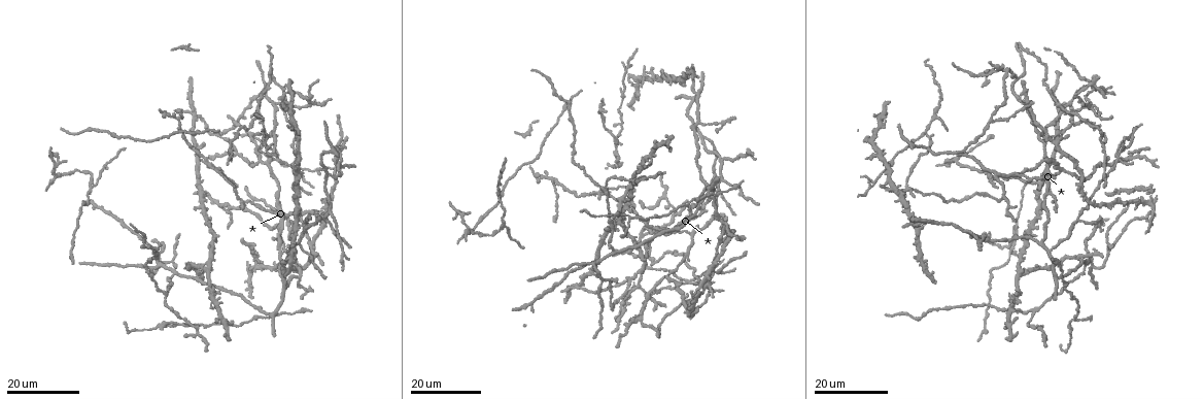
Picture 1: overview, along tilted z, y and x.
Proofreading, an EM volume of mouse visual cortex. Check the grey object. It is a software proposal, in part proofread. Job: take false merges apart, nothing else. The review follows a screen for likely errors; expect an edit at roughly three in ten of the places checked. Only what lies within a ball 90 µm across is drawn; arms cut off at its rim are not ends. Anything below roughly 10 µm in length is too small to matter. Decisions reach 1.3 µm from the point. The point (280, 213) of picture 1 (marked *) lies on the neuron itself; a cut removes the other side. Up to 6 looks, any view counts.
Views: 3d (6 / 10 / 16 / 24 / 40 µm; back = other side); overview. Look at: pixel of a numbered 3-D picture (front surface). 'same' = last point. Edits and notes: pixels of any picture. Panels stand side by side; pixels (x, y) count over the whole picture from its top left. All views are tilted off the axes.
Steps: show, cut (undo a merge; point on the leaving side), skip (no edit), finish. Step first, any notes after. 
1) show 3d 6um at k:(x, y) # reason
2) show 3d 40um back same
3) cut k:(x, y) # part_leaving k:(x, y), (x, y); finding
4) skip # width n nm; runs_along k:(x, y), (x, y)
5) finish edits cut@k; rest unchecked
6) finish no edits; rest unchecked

show 3d 24um at 1:(260, 162) # branch point

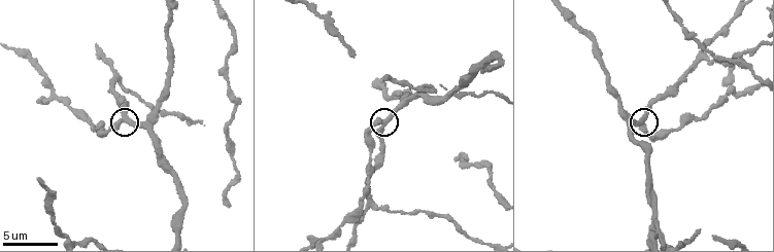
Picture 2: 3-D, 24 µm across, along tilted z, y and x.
show 3d 10um at 2:(123, 120)

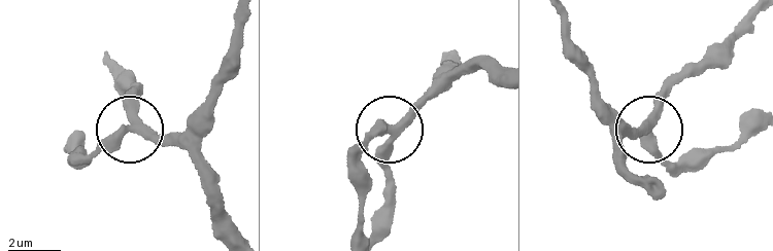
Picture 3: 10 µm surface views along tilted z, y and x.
skip # side_arm 49 um; runs_along 3:(241, 236), (196, 162), (134, 130), (130, 103), (137, 83); continuous, no second neuron

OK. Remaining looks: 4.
show 3d 10um at 2:(120, 79) # three arms meet

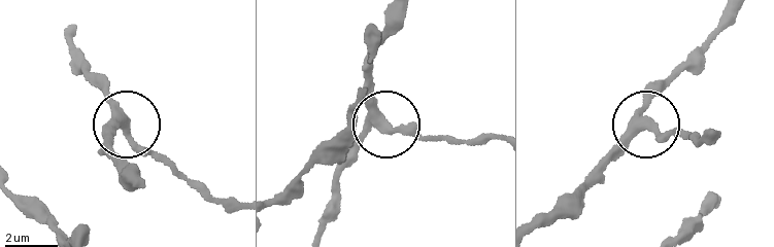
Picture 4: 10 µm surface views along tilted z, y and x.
skip # arms 3; runs_along 4:(536, 224), (641, 124), (648, 83); one neuron here

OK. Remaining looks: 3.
show 3d 24um at 1:(687, 280) # looks like a crossing

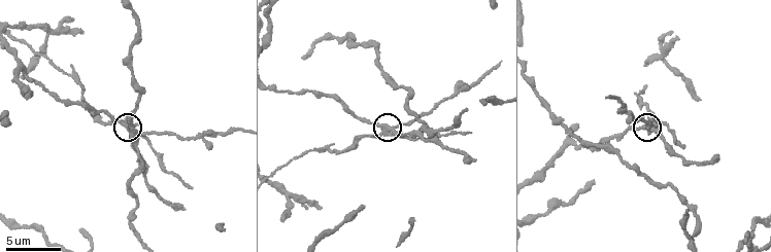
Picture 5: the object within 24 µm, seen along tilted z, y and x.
show 3d 6um at 5:(650, 130)

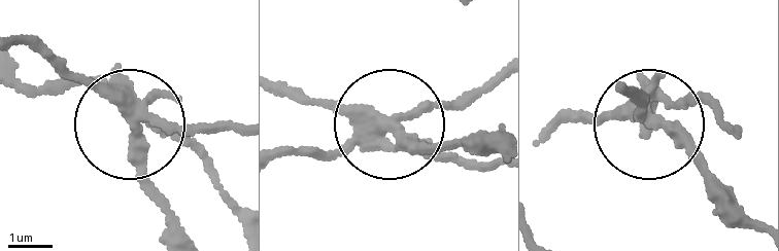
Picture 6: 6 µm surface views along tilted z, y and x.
cut 6:(324, 156) # part_leaving 6:(373, 127), (329, 149), (286, 151); a second neuron is stuck on

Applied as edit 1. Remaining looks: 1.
finish edits cut@6; rest unchecked

